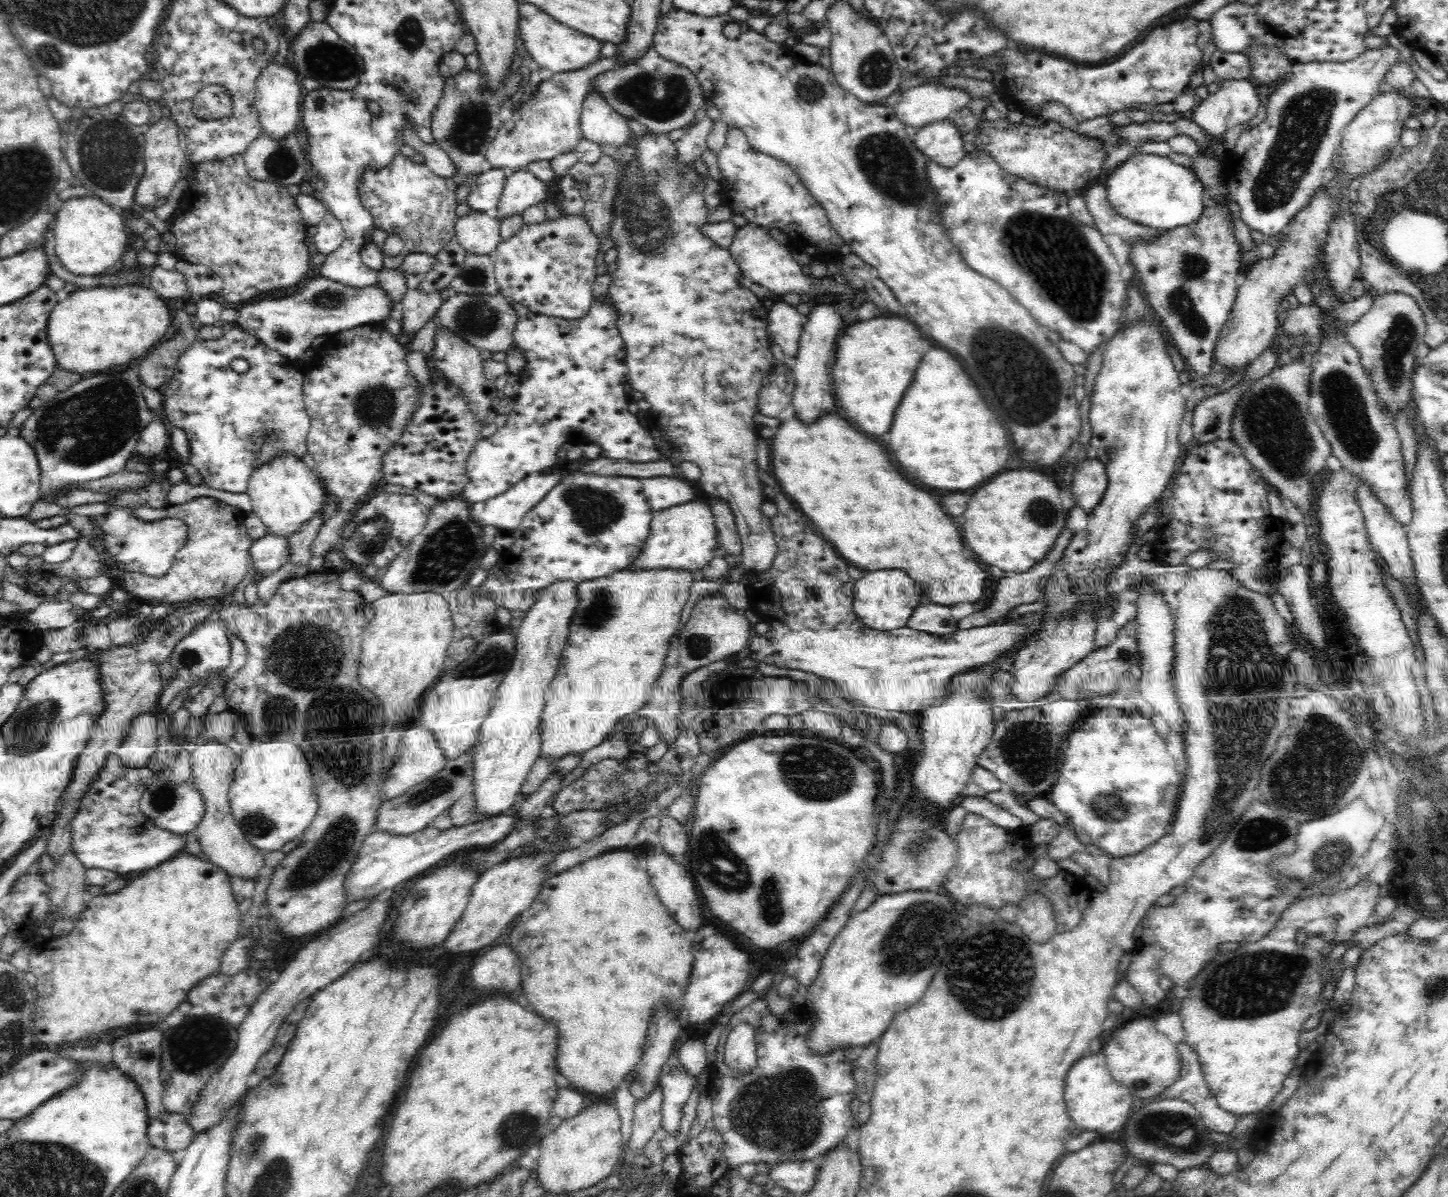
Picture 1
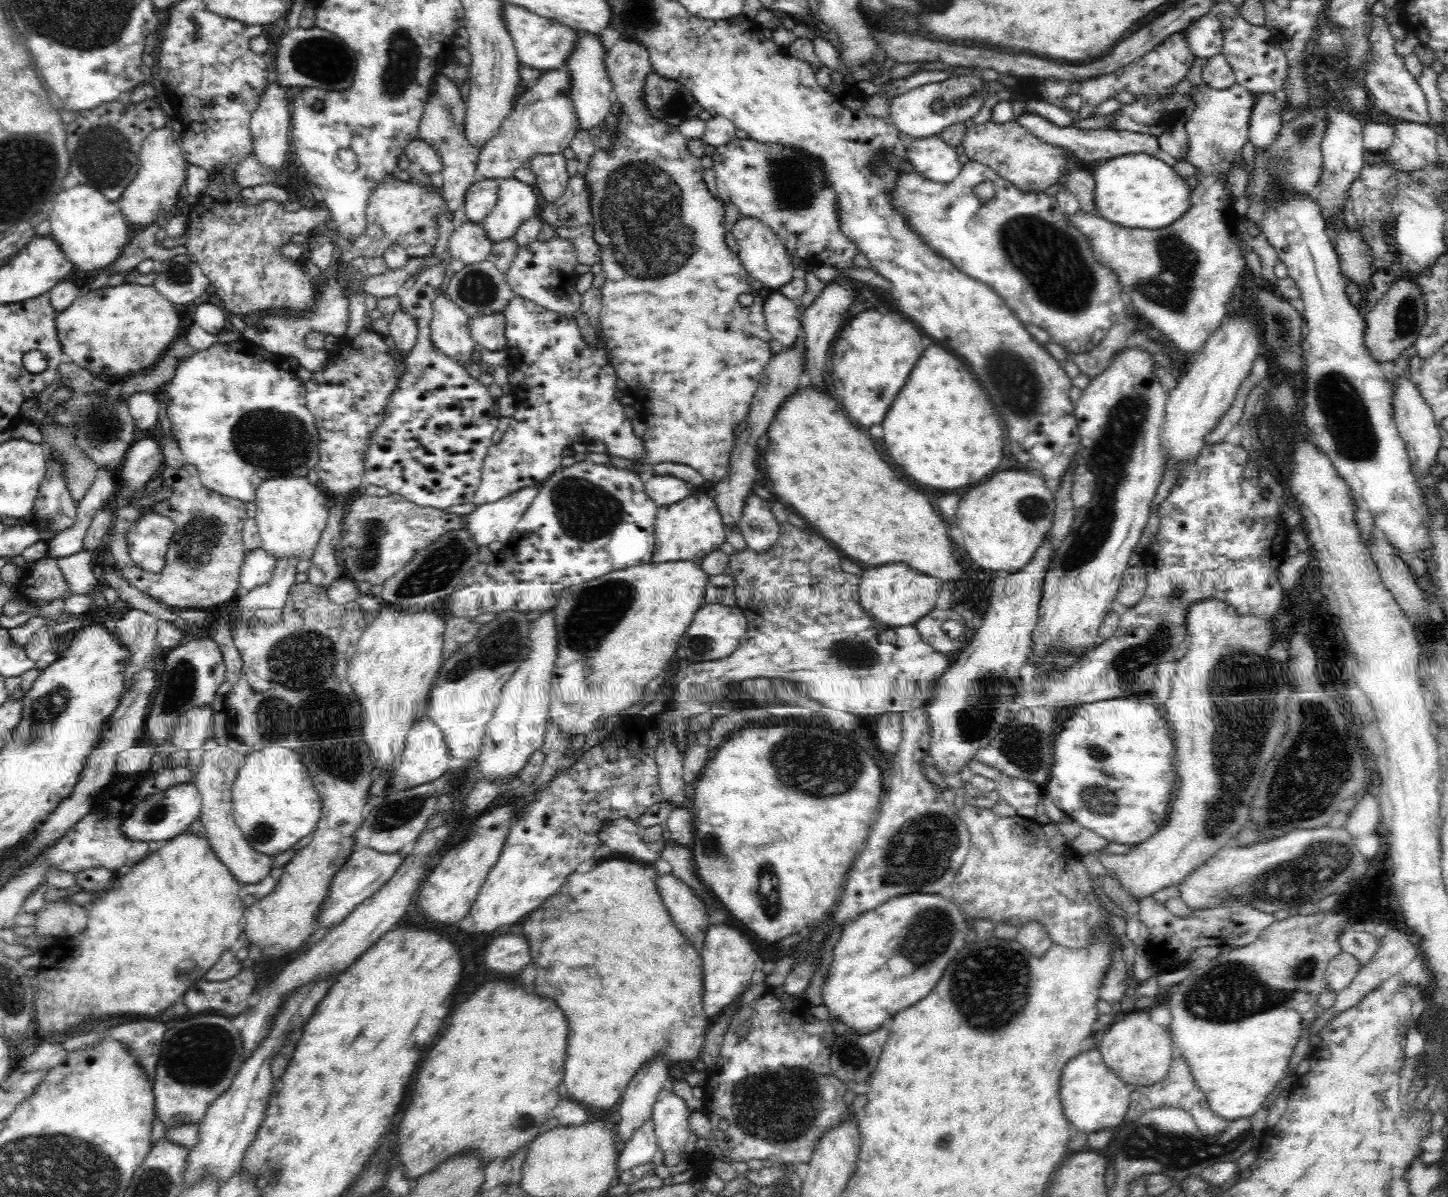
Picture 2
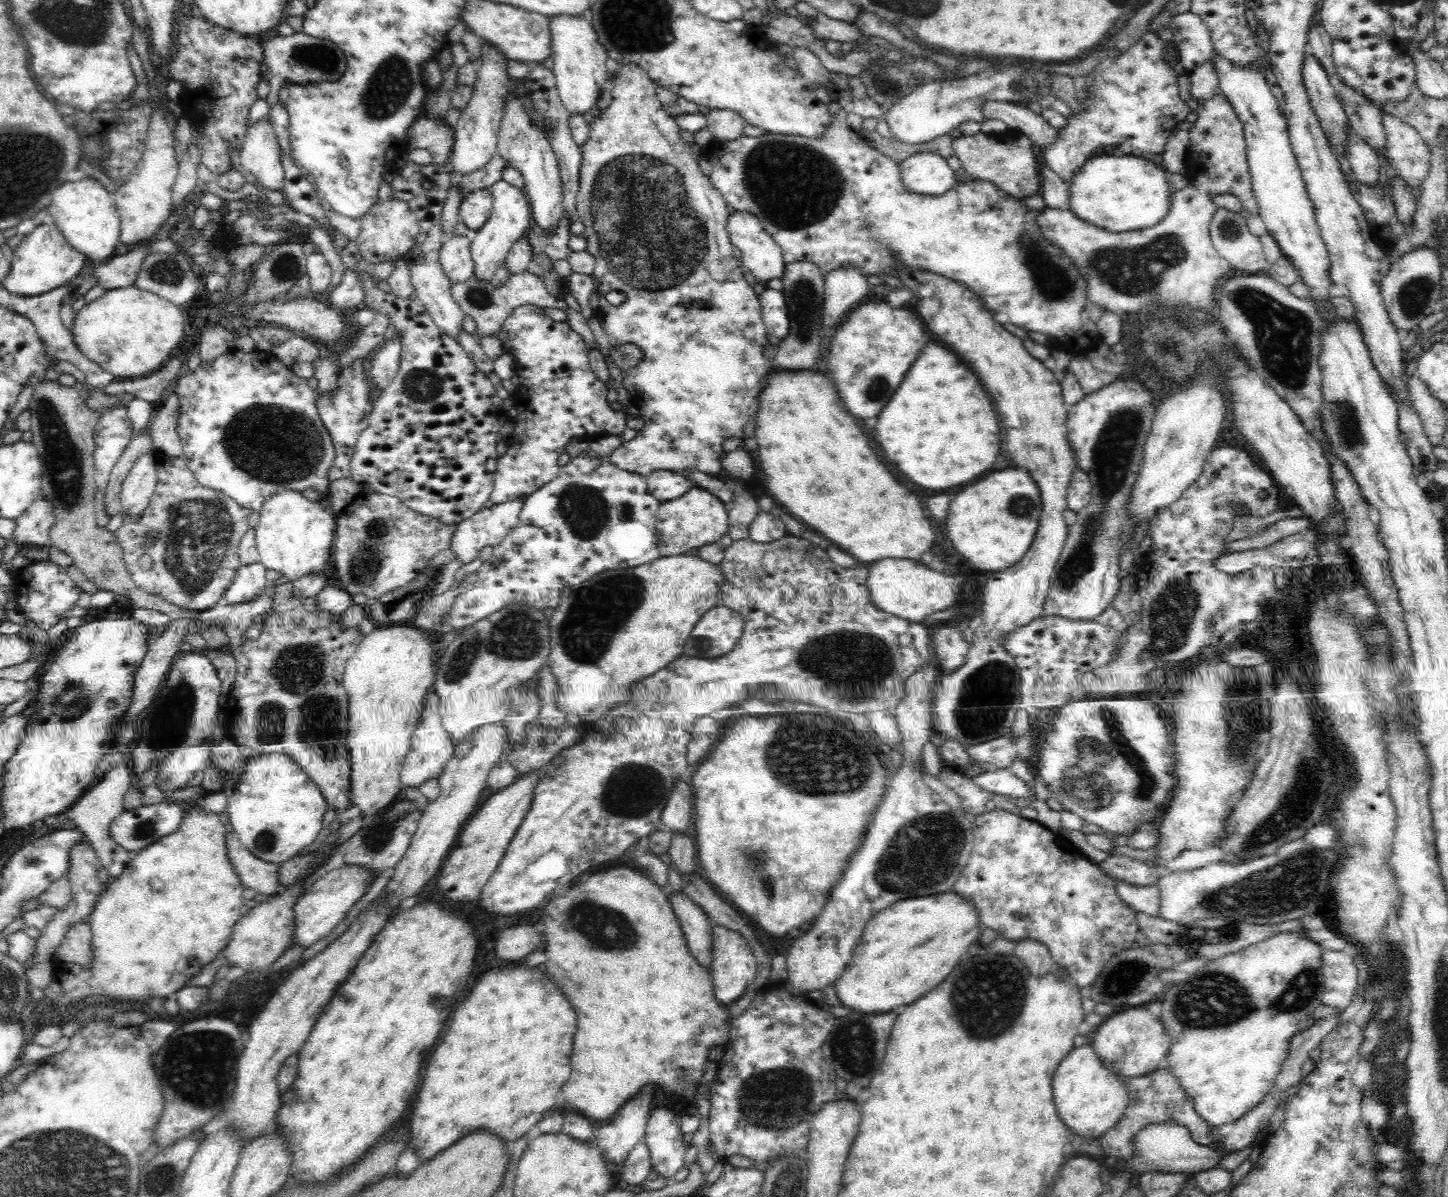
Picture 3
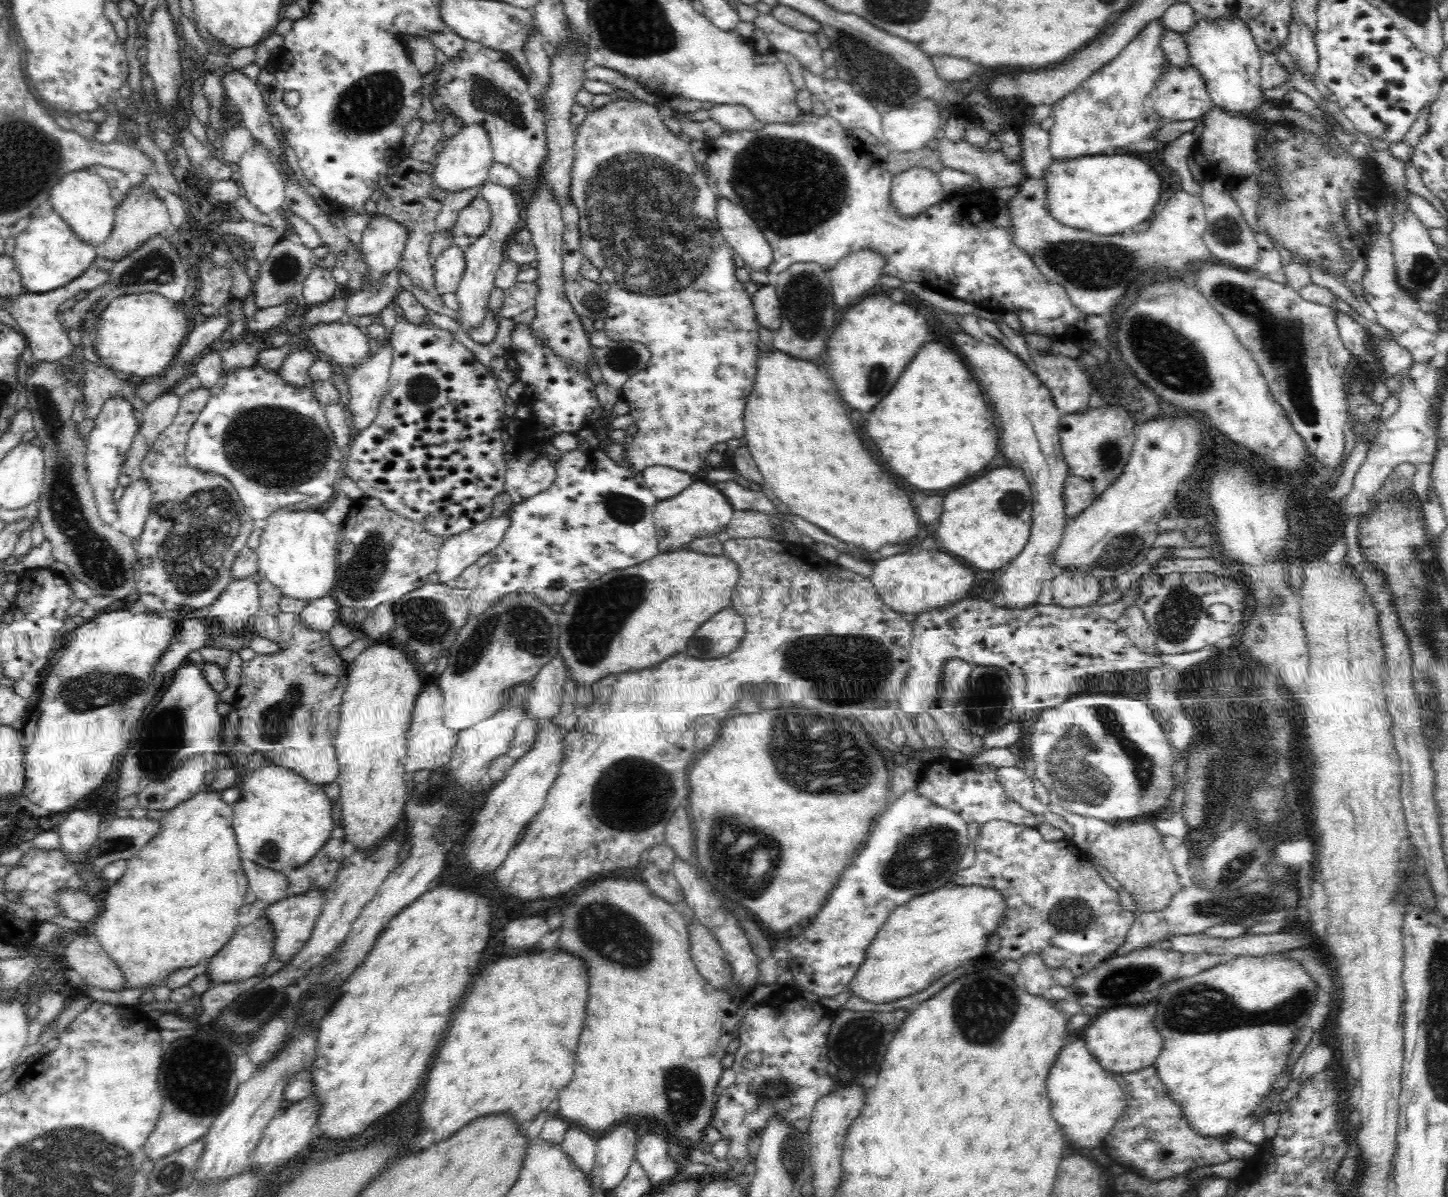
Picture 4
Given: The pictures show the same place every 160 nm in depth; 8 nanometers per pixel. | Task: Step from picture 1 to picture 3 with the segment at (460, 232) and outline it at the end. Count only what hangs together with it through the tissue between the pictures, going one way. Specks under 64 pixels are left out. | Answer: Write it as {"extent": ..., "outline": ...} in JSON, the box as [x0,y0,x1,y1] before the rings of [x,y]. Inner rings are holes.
{"extent":[440,235,474,285],"outline":[[[455,235],[444,240],[440,248],[440,264],[451,285],[467,282],[474,276],[474,261],[470,253],[471,239],[472,236]]]}

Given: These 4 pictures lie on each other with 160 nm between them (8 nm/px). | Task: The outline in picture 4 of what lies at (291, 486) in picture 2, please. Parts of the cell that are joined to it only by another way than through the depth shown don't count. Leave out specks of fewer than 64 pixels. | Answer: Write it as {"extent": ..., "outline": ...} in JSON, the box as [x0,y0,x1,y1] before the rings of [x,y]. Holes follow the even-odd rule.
{"extent":[257,507,340,600],"outline":[[[293,507],[278,508],[261,524],[263,532],[257,554],[257,566],[270,584],[279,588],[281,596],[307,600],[331,595],[337,580],[337,552],[340,529],[334,527],[322,510],[293,511]]]}

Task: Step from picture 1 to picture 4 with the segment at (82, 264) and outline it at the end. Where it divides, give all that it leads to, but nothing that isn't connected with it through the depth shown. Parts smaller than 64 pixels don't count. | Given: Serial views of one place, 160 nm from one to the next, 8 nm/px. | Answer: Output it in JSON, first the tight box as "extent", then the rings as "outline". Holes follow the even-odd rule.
{"extent":[50,169,117,246],"outline":[[[87,169],[64,175],[50,193],[50,202],[55,212],[64,219],[79,240],[94,246],[102,246],[114,226],[117,204],[112,200],[108,183],[98,173],[91,174]]]}

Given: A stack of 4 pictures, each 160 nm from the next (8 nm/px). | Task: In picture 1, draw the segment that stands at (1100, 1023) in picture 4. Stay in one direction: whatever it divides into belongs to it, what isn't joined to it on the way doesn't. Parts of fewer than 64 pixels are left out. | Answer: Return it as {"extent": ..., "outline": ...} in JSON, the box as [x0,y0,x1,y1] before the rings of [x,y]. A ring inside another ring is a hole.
{"extent":[1101,1018,1181,1102],"outline":[[[1149,1018],[1122,1022],[1113,1030],[1106,1046],[1101,1050],[1112,1075],[1119,1085],[1124,1085],[1136,1099],[1152,1102],[1162,1091],[1176,1082],[1180,1076],[1181,1058],[1178,1049],[1162,1034]]]}

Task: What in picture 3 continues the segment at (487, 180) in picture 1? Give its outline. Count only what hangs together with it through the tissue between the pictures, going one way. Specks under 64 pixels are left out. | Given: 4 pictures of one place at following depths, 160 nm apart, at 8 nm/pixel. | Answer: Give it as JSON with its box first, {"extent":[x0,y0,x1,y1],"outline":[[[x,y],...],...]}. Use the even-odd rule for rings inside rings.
{"extent":[459,189,493,234],"outline":[[[489,189],[476,190],[464,195],[459,206],[459,218],[471,234],[484,227],[493,207],[493,196]]]}

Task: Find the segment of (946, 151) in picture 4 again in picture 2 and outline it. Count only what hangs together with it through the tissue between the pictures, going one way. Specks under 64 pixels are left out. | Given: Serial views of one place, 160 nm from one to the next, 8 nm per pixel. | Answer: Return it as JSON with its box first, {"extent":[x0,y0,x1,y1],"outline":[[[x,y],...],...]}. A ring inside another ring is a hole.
{"extent":[962,120,1076,192],"outline":[[[1015,120],[1004,124],[987,121],[968,127],[962,146],[969,160],[977,160],[980,164],[992,167],[1004,180],[1023,192],[1048,190],[1050,185],[1061,182],[1065,168],[1076,161],[1071,150],[1042,142]]]}

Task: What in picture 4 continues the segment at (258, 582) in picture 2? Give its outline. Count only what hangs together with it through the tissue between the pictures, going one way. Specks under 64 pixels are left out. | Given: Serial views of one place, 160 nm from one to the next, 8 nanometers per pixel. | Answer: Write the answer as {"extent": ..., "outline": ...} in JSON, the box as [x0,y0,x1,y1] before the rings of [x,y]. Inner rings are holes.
{"extent":[207,578,259,634],"outline":[[[248,578],[232,580],[210,605],[207,615],[216,624],[214,633],[238,634],[240,628],[248,626],[250,616],[259,609],[259,590],[257,584]]]}

